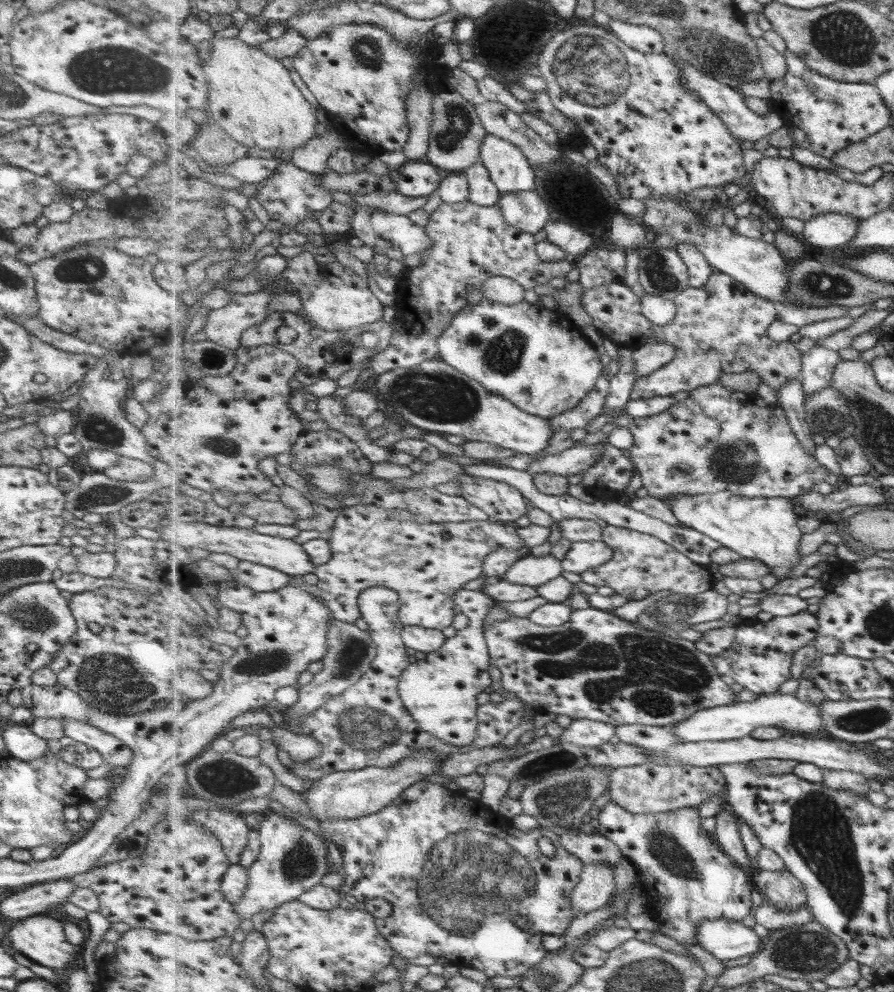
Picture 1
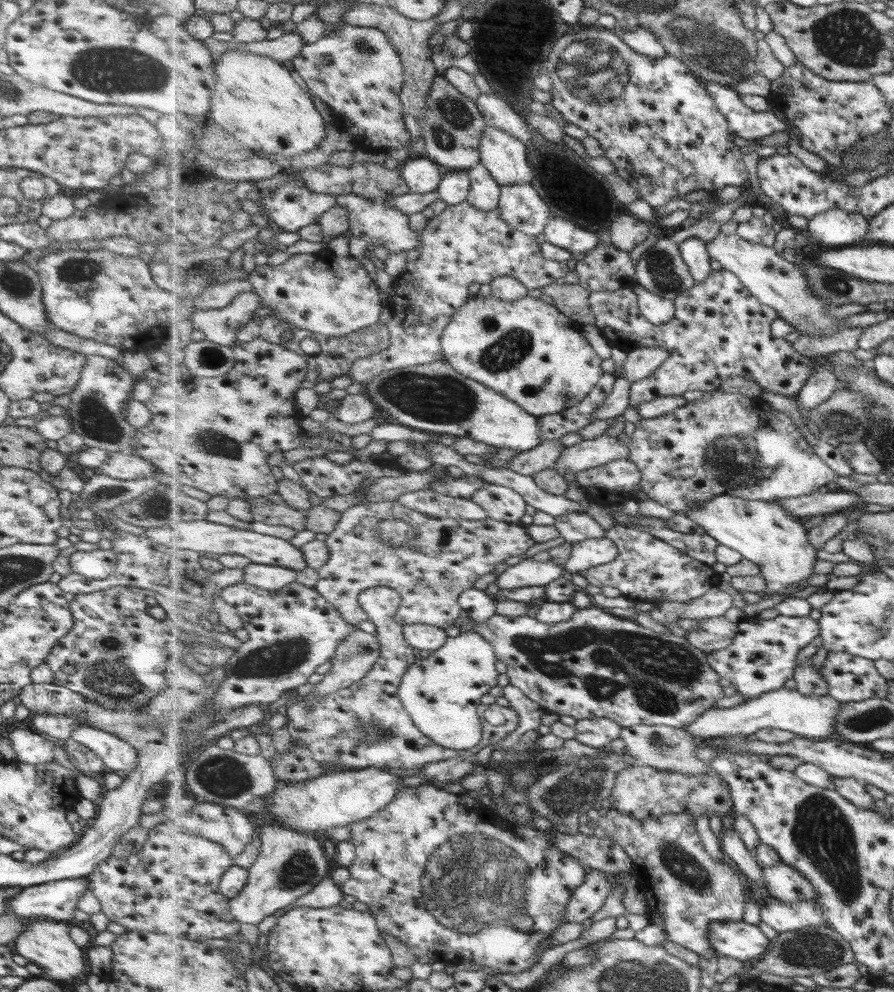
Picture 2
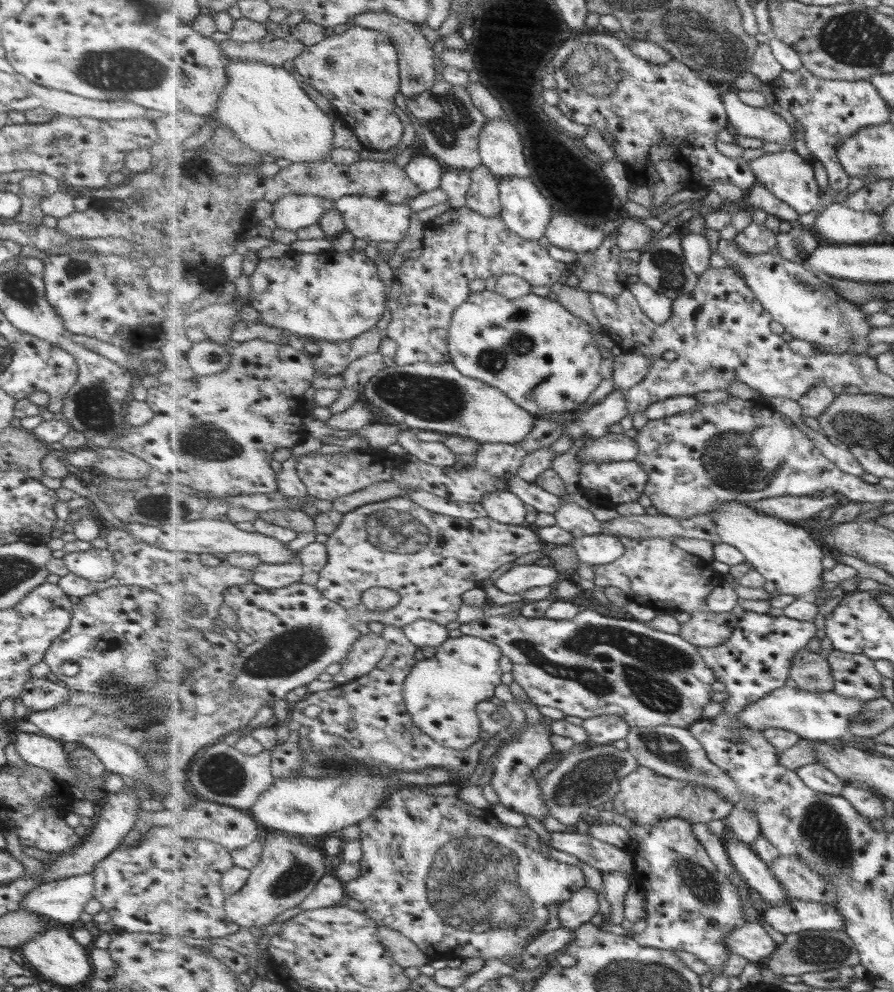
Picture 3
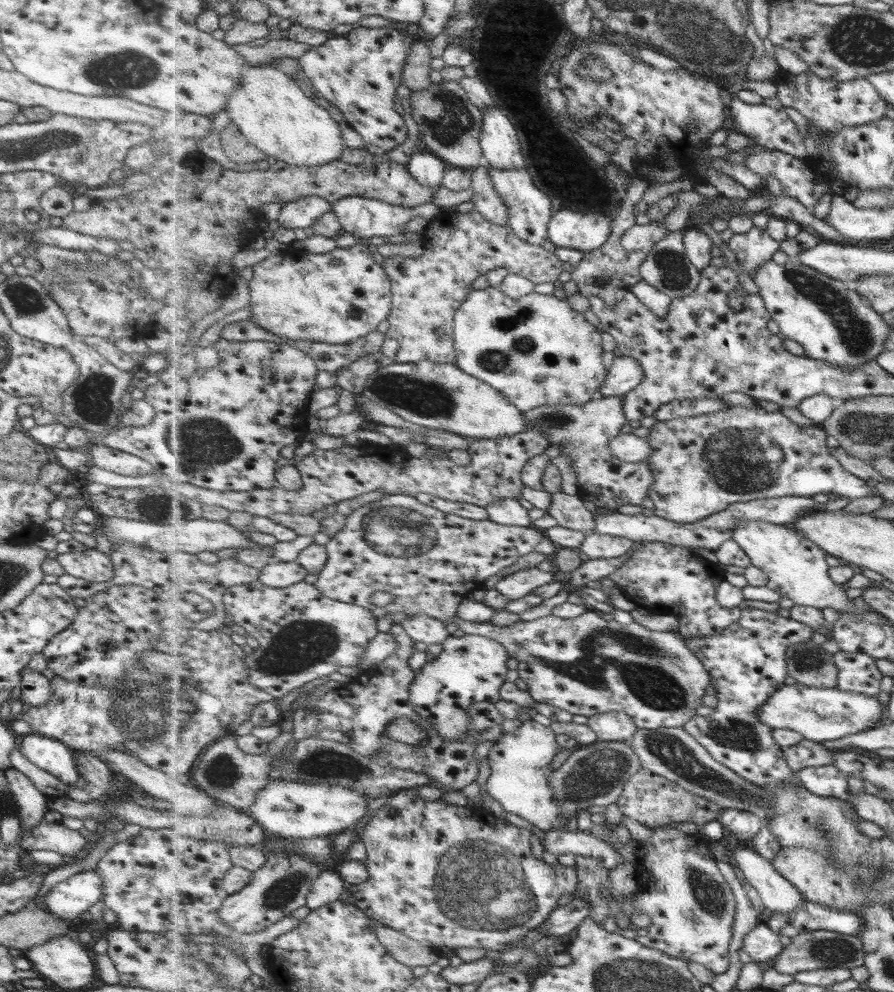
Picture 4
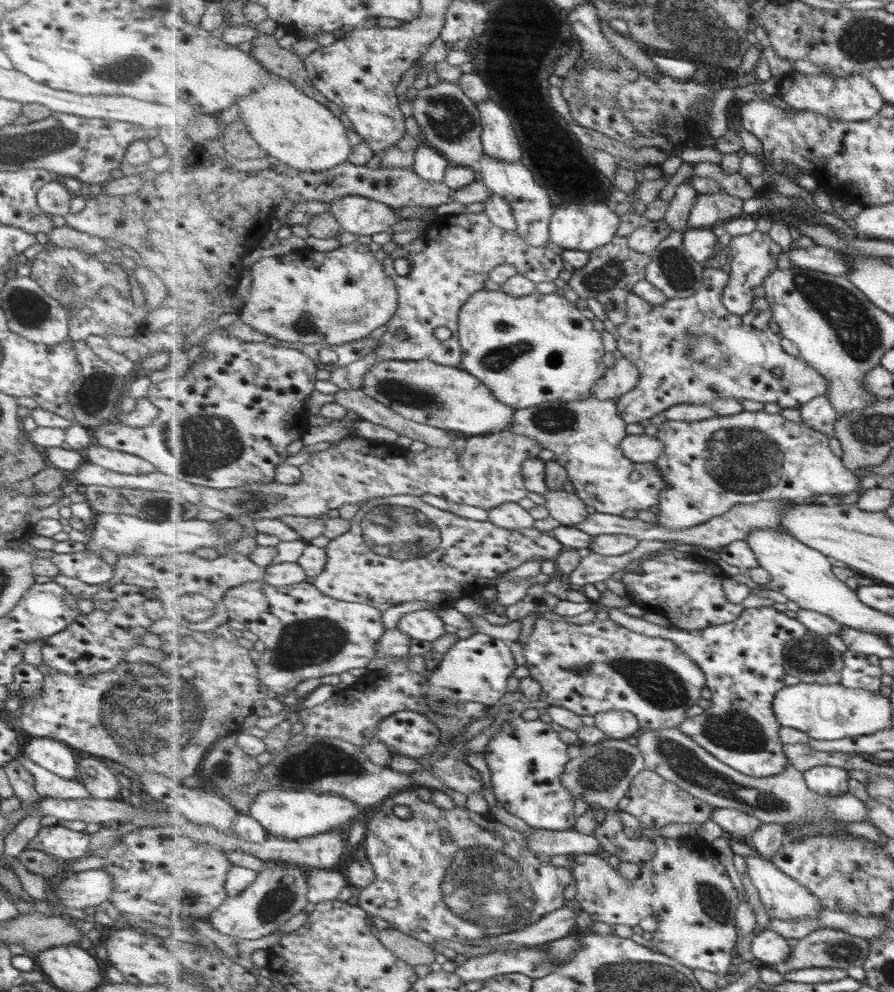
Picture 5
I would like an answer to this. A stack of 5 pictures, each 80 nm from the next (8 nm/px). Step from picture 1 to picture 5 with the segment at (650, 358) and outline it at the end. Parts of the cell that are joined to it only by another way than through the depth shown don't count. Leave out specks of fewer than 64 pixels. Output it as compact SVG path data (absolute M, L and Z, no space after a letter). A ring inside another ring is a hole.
M626 357L615 361L603 378L592 388L592 397L599 400L616 400L631 392L640 381L640 370Z

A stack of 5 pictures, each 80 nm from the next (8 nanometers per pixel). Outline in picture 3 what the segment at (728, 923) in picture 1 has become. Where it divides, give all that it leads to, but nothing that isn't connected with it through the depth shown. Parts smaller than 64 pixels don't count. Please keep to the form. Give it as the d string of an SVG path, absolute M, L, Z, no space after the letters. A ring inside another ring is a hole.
M758 919L745 921L743 925L728 932L724 941L732 953L756 964L764 963L778 948L777 942L769 936Z

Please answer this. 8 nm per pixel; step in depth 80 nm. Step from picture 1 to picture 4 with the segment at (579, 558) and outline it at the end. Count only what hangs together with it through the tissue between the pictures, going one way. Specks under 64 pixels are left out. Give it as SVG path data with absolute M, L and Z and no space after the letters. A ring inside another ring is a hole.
M589 532L580 549L589 560L603 560L625 556L635 548L633 539L598 532Z

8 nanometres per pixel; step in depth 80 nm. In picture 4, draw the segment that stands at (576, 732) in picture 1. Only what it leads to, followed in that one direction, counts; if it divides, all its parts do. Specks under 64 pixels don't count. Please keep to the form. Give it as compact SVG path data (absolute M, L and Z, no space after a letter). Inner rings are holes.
M623 711L592 716L587 724L601 741L631 741L638 729L633 717Z

